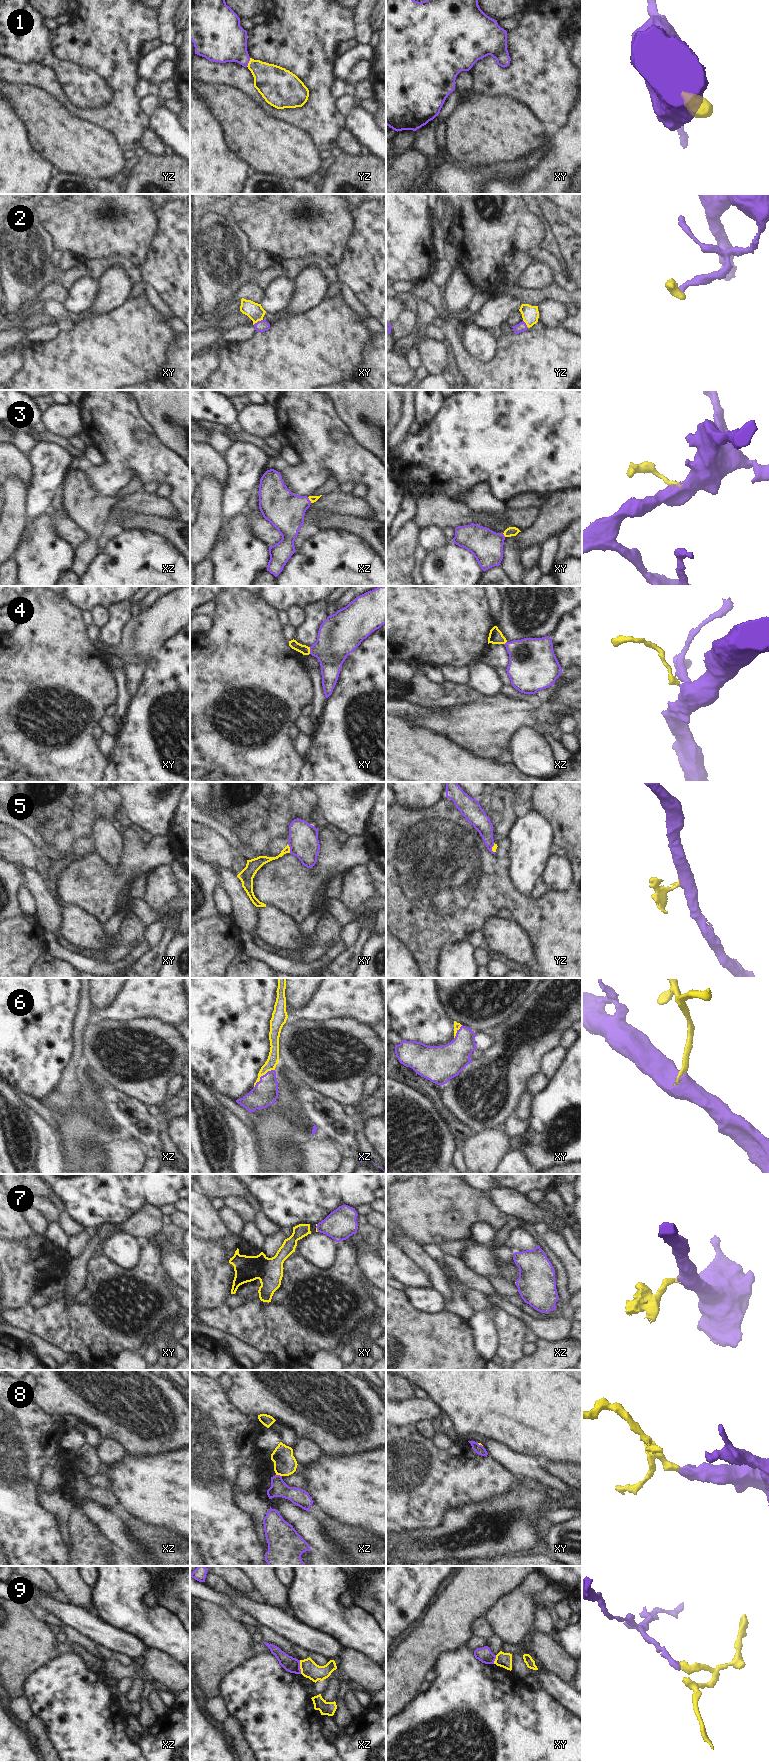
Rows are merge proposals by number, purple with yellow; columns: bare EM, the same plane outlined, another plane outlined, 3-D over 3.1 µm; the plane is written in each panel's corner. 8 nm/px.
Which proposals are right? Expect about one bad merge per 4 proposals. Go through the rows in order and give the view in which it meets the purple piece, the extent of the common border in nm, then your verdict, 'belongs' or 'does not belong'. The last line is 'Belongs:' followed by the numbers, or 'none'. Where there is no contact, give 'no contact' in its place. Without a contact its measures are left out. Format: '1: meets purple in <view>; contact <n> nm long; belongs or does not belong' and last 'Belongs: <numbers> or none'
1: meets purple in yz; contact 80 nm long; belongs
2: meets purple in xy; contact 90 nm long; belongs
3: meets purple in xz; contact 60 nm long; belongs
4: meets purple in xy; contact 60 nm long; belongs
5: meets purple in xy; contact 80 nm long; does not belong
6: meets purple in xz; contact 220 nm long; belongs
7: meets purple in xy; contact 70 nm long; belongs
8: meets purple in xz; contact 50 nm long; does not belong
9: meets purple in xz; contact 110 nm long; does not belong
Belongs: 1, 2, 3, 4, 6, 7

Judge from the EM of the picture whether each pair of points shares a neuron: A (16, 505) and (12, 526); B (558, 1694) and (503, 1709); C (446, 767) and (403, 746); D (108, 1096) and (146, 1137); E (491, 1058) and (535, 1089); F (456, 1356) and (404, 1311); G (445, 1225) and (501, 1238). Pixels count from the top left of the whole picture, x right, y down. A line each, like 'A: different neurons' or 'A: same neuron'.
A: same neuron
B: different neurons
C: same neuron
D: same neuron
E: different neurons
F: same neuron
G: different neurons

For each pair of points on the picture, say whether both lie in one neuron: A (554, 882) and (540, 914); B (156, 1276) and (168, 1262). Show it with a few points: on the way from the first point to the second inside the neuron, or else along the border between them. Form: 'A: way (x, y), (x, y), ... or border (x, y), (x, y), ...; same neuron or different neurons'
A: border (548, 888), (559, 891), (570, 889); different neurons
B: border (158, 1245), (163, 1269), (175, 1284); different neurons

